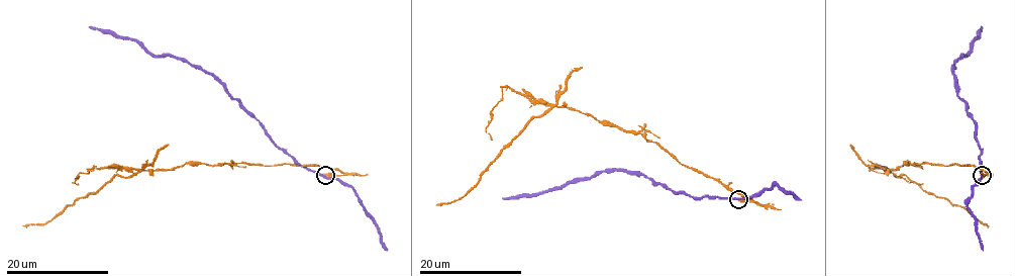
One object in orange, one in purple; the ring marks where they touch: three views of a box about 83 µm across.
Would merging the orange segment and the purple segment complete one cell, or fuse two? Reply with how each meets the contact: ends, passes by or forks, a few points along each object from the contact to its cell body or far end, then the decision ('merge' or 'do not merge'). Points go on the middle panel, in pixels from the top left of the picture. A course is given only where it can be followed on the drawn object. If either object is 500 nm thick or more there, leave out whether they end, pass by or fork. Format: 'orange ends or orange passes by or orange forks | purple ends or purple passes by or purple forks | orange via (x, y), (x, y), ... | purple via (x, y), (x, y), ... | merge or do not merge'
orange ends | purple passes by | orange via (738, 199), (754, 203), (680, 164), (641, 134), (552, 106), (530, 121), (462, 197), (436, 204) | purple via (738, 199), (673, 193), (642, 174), (617, 170), (601, 171), (582, 180), (568, 180), (542, 193), (502, 198) | do not merge

